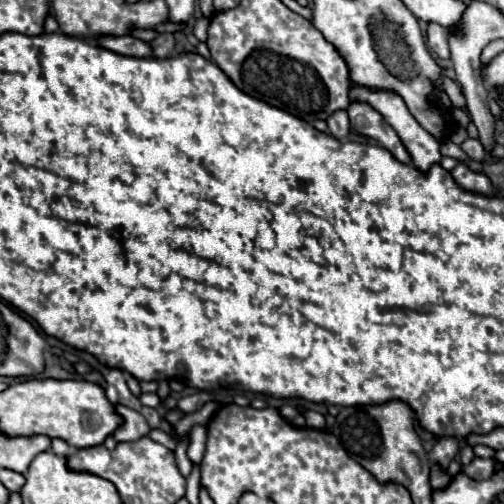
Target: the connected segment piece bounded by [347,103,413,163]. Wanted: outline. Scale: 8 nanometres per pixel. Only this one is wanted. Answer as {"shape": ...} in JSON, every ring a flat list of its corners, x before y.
{"shape":[[351,103,347,113,351,119,351,127,355,127,361,135,367,135,367,137,381,141,381,145,387,151,391,151,397,161,401,161,401,163,413,161,409,157,409,151,405,149,405,145,397,137,395,129,377,111,373,111,373,107,369,107,365,103]]}

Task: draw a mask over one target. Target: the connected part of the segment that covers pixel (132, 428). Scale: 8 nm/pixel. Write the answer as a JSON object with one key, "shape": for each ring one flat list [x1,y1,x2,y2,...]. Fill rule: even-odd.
{"shape":[[119,405,117,411,119,411,119,413,123,415,123,419,125,419,125,423,113,433,113,437,115,437,117,441,137,441,137,439,145,437,145,435,151,431,149,425,147,425,147,421,143,419,143,415,139,415,137,411,133,411,133,409,125,407,125,405]]}

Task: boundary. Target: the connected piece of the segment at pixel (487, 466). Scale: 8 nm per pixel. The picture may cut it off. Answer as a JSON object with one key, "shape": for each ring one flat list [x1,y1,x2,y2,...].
{"shape":[[473,459,469,465,463,467,463,473,473,479,489,479,495,473,495,461,493,459]]}

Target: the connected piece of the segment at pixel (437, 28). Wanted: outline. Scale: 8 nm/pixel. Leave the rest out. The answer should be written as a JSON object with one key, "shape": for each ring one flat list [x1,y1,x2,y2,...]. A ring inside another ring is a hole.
{"shape":[[429,23,427,27,427,43,431,51,435,51,441,59,449,59,449,49,447,49,447,35,445,29,437,23]]}

